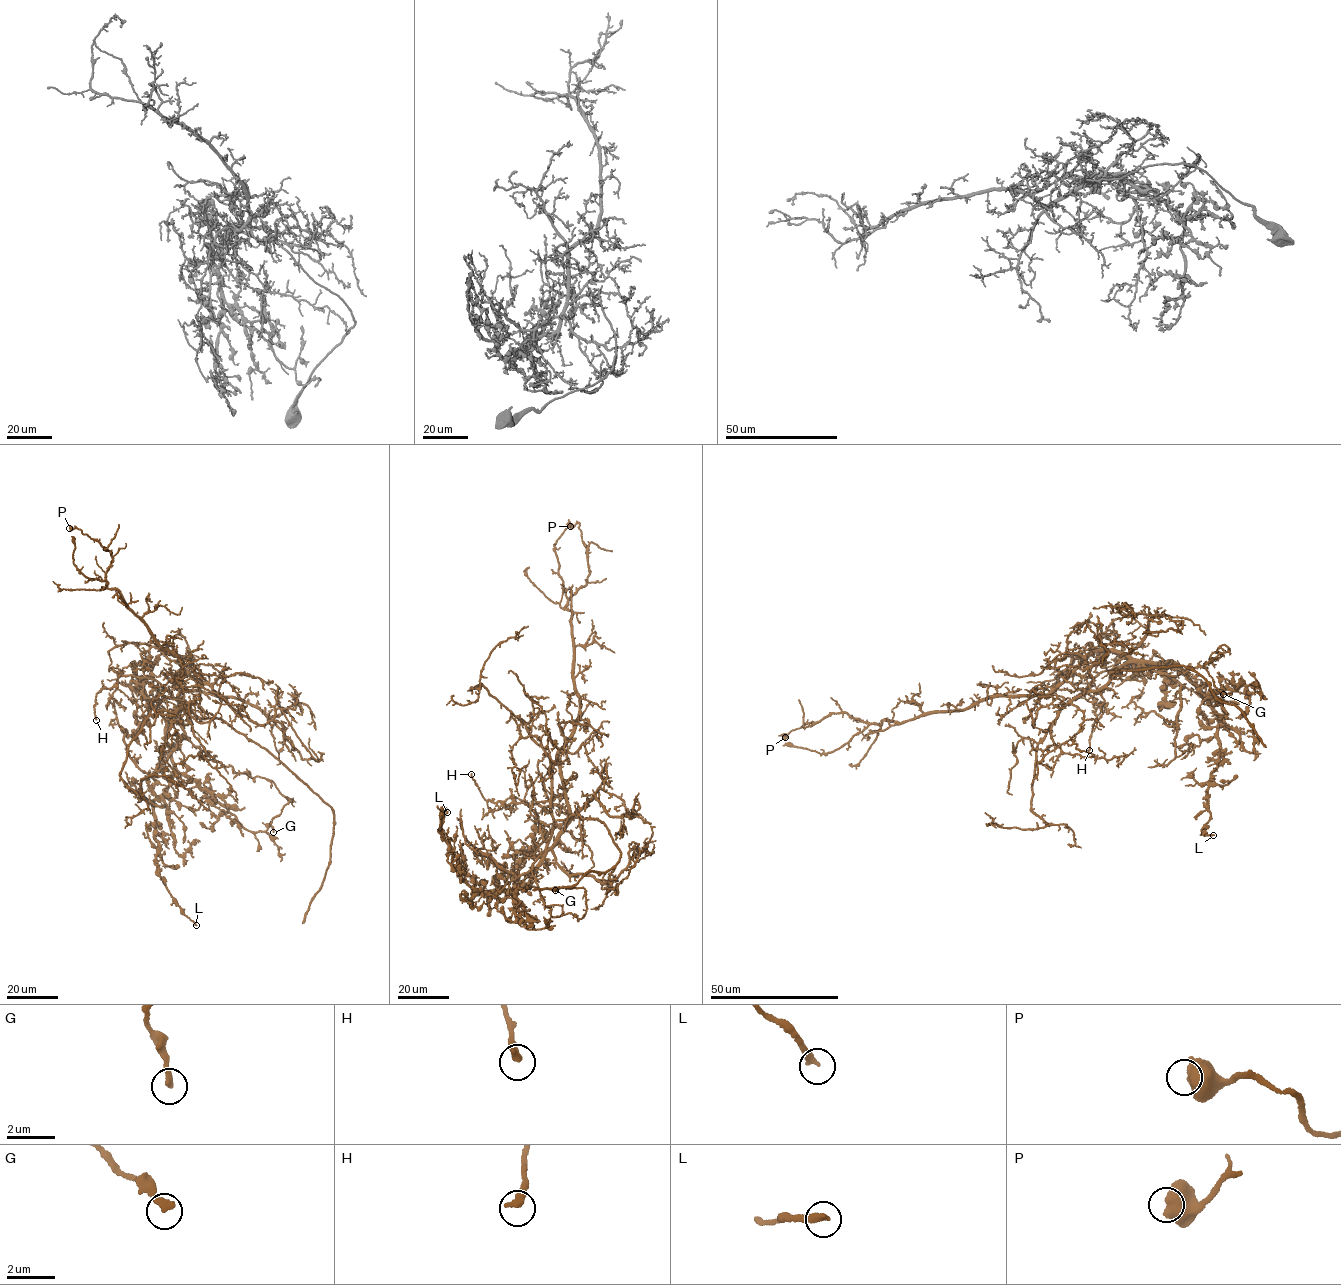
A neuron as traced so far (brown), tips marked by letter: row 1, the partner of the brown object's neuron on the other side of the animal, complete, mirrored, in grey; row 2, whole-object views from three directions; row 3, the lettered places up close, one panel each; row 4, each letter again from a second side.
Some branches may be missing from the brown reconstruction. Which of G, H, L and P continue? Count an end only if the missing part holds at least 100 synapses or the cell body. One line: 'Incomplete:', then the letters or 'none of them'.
Incomplete: none of them

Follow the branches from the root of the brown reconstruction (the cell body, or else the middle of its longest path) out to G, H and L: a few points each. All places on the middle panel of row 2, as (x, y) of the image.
G: (559, 762), (551, 778), (554, 829), (531, 872), (551, 915), (583, 918), (584, 889), (555, 890)
H: (559, 762), (553, 769), (554, 827), (547, 841), (534, 810), (523, 803), (486, 800), (471, 774)
L: (559, 762), (551, 778), (554, 829), (522, 886), (482, 891), (464, 880), (439, 830), (442, 807), (447, 812)

